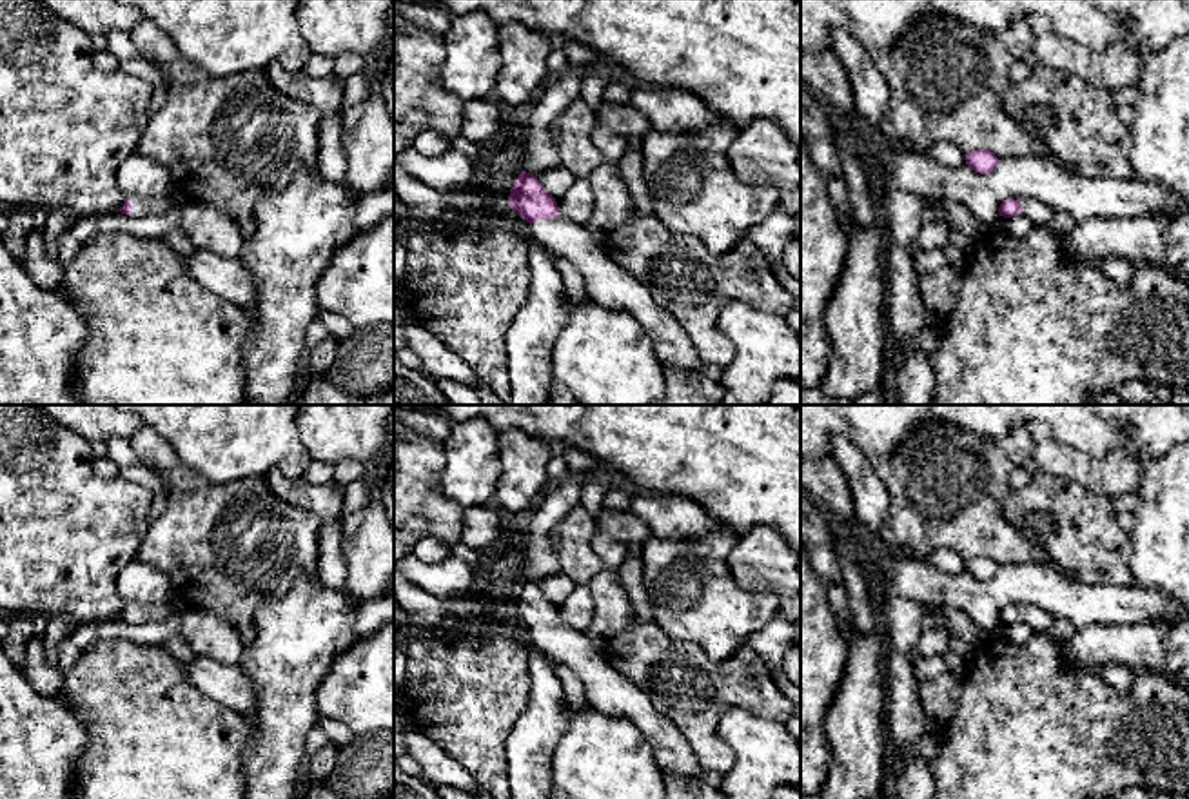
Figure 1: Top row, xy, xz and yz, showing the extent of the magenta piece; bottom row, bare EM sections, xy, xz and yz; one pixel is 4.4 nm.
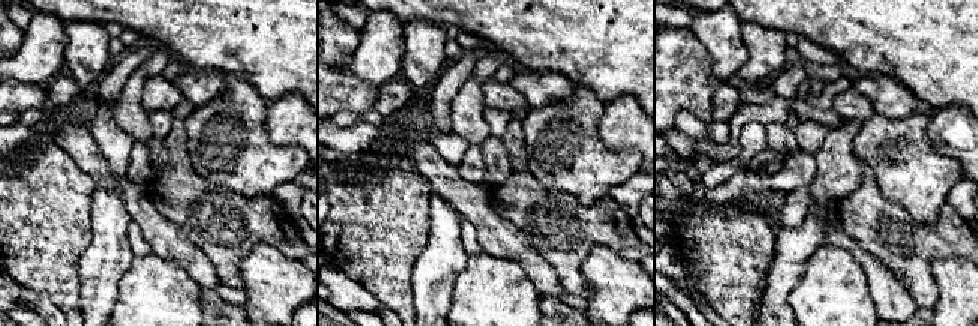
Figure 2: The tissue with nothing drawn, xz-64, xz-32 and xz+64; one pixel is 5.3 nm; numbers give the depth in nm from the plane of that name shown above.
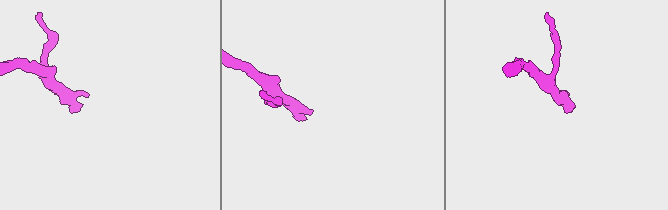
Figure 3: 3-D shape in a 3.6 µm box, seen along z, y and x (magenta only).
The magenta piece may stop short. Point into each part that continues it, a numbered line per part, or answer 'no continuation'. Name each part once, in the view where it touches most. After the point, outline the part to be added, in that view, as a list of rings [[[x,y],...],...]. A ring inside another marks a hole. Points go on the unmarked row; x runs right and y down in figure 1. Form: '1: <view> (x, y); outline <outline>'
1: xz (607, 690); outline [[[552,625],[530,632],[530,645],[570,666],[583,681],[590,708],[632,721],[646,737],[664,774],[699,783],[701,764],[684,735],[650,697],[619,674],[583,630]]]

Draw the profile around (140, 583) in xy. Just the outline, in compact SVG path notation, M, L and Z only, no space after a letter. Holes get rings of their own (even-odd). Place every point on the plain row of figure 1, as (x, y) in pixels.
M136 559L118 576L116 590L127 607L158 605L174 597L165 574Z

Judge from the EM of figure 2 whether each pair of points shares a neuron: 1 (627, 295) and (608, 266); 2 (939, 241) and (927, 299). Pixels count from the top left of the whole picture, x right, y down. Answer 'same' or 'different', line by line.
1: same
2: same

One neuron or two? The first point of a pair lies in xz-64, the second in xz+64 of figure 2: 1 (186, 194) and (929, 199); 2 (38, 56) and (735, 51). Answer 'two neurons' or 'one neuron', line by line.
1: two neurons
2: one neuron

